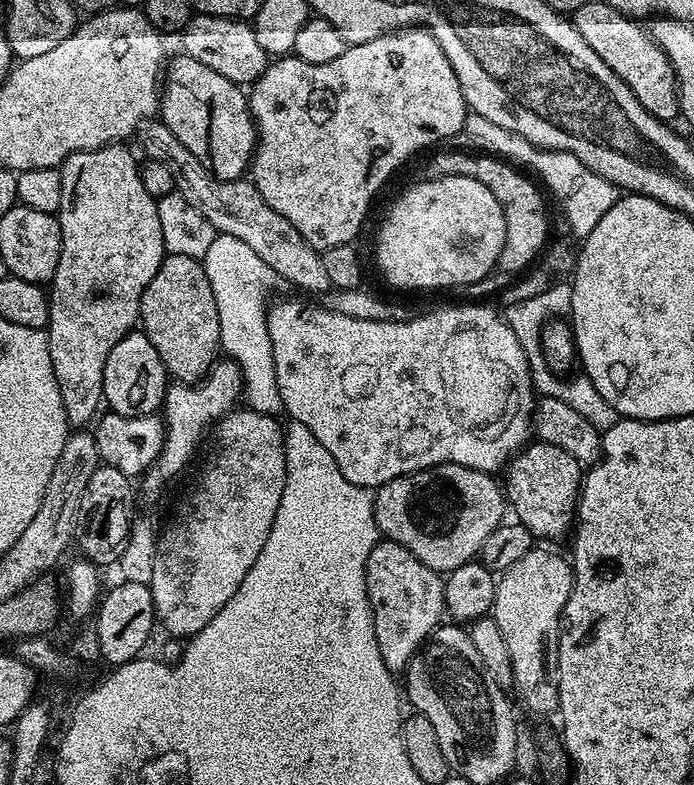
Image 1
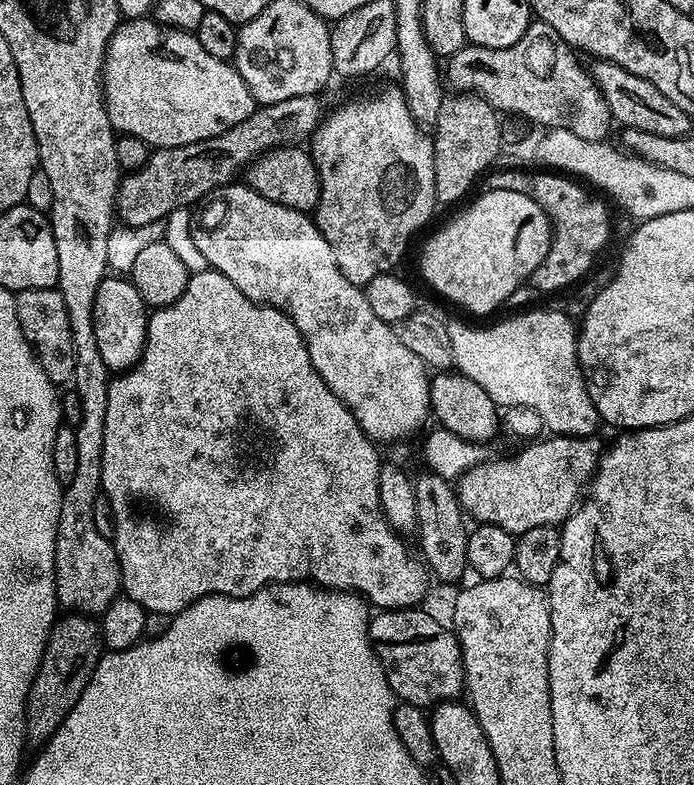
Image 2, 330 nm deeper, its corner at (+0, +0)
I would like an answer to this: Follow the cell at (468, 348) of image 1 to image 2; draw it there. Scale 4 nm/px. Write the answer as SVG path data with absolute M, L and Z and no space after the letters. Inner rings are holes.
M244 182L225 184L204 206L205 208L200 212L200 228L196 228L192 232L192 244L200 251L201 258L208 263L205 265L213 272L226 274L226 278L230 278L230 282L234 282L234 286L238 286L238 290L242 290L242 294L246 294L246 298L250 298L255 304L269 304L271 308L278 309L279 312L292 319L294 326L298 326L298 334L302 334L302 338L306 342L306 350L310 354L310 362L314 366L314 370L318 370L322 382L326 382L326 386L330 386L332 393L347 406L350 414L354 414L358 426L362 426L362 430L371 440L374 442L404 440L407 436L414 435L427 420L430 420L432 407L428 389L430 376L422 358L418 358L418 354L414 354L414 350L410 350L410 346L401 342L393 325L382 322L382 318L378 318L378 314L374 314L370 302L366 302L363 287L350 282L350 278L346 278L346 274L342 274L342 270L338 270L338 262L334 262L334 250L330 250L330 242L326 242L326 238L322 238L315 219L309 213L290 210L290 206L278 206L278 202L270 202L270 198L262 198L262 194L258 194Z

